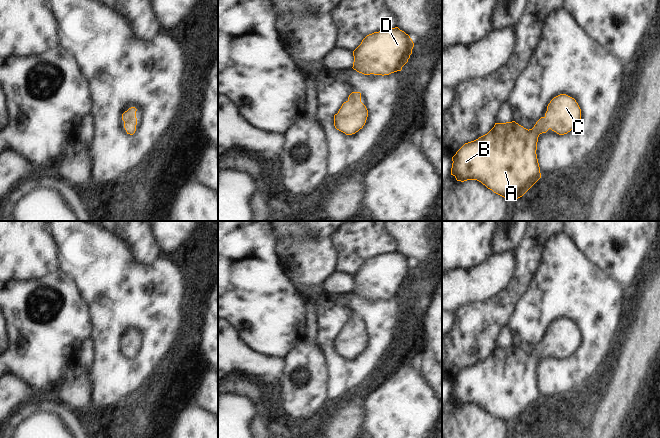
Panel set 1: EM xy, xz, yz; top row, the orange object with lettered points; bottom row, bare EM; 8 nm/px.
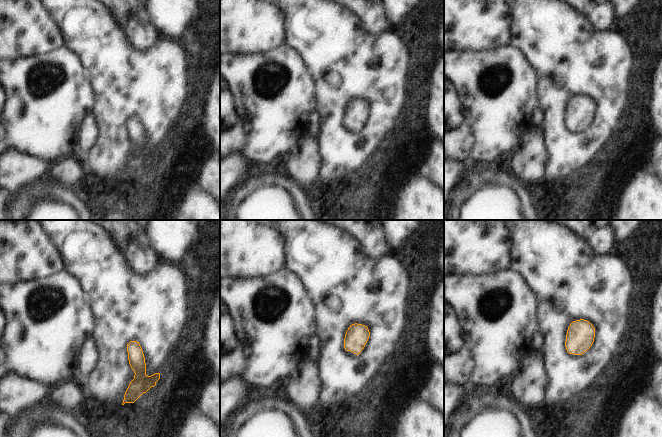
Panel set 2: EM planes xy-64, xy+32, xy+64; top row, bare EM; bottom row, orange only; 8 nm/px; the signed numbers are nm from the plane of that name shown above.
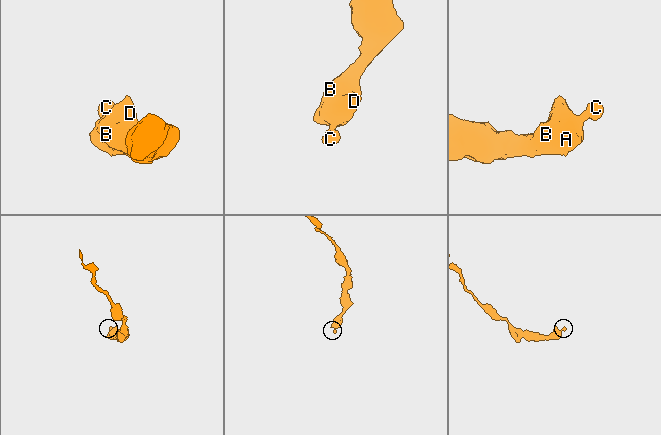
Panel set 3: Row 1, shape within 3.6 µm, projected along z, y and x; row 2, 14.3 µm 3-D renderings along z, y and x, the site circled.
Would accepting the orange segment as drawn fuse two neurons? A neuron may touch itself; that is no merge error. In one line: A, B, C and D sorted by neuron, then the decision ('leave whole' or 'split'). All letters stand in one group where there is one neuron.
groups A B C D; leave whole

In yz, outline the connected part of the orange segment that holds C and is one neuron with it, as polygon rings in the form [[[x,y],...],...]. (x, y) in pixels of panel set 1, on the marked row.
[[[566,94],[554,97],[547,106],[544,117],[541,117],[532,129],[526,129],[515,121],[495,123],[494,127],[478,139],[465,143],[452,157],[451,175],[457,181],[477,180],[494,193],[510,200],[522,197],[540,178],[540,167],[537,159],[537,142],[542,133],[549,129],[559,135],[564,135],[573,130],[581,119],[581,109],[576,100]]]

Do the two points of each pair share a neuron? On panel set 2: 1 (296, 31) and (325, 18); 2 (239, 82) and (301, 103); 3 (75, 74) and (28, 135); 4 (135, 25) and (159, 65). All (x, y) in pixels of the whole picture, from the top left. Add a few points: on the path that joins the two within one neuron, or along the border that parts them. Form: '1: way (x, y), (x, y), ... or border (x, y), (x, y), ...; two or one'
1: way (303, 31), (318, 25); one
2: way (254, 94), (265, 100), (286, 100); one
3: way (60, 89), (44, 105), (41, 116), (37, 120); one
4: border (159, 37), (142, 50), (126, 39); two

